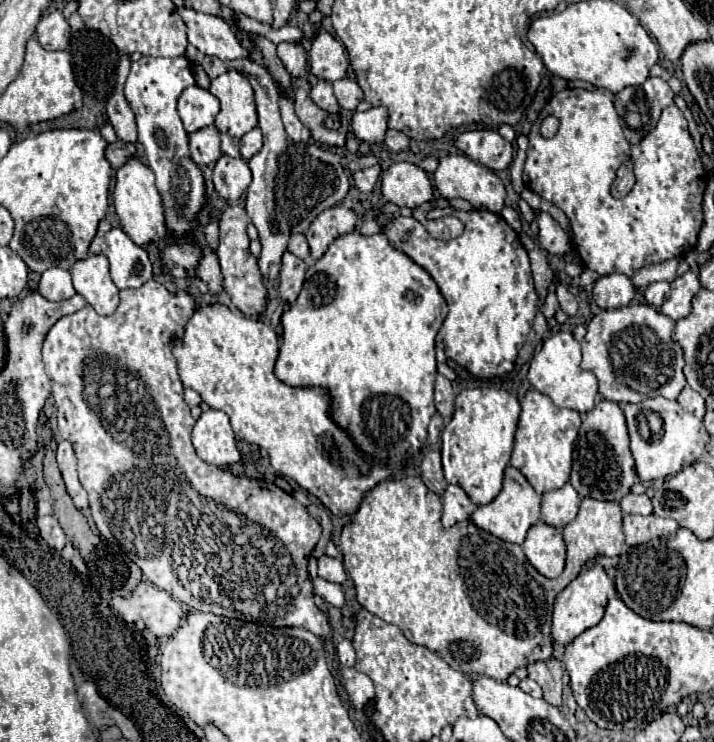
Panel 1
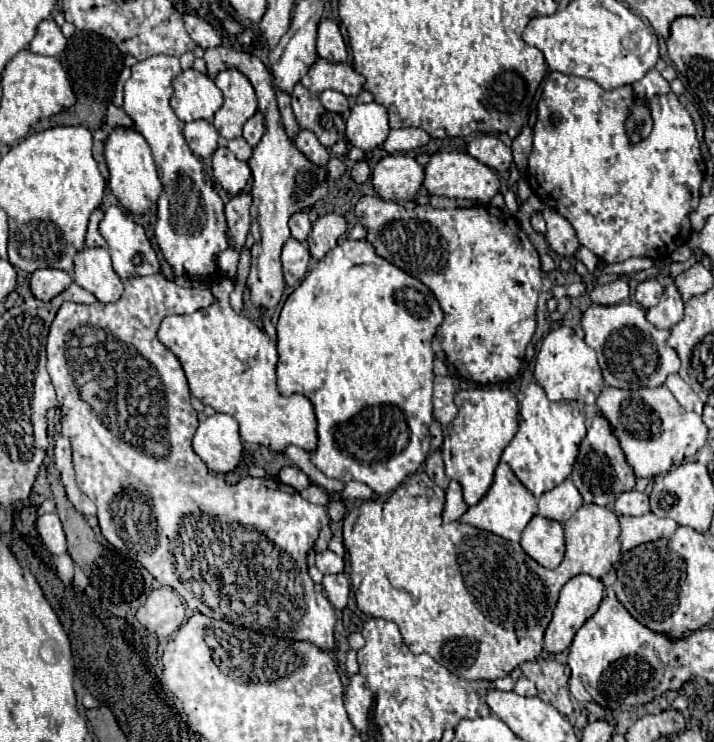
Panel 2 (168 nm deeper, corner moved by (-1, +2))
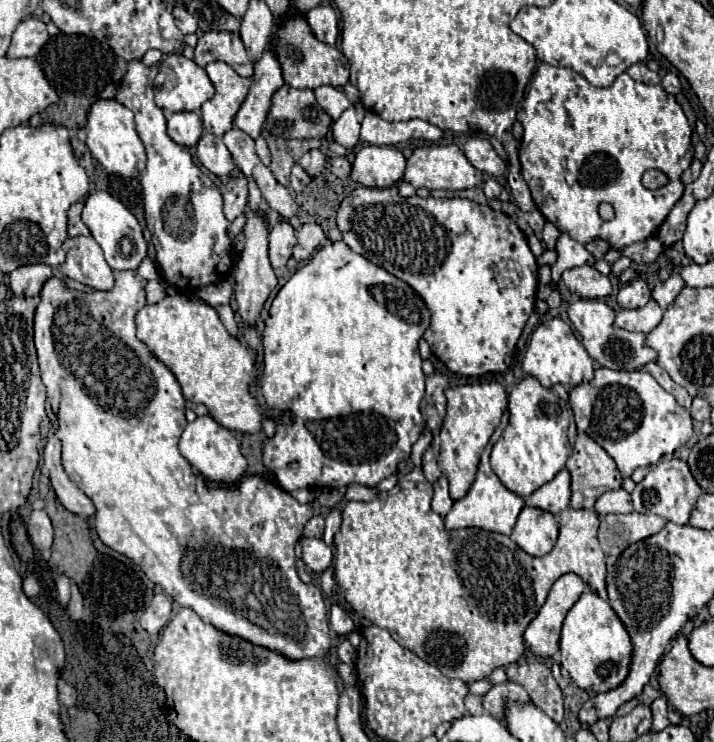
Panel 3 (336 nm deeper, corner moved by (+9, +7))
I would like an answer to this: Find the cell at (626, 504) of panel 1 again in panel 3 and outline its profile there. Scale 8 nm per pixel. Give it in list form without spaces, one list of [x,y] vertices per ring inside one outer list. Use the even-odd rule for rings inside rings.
[[[623,488],[605,492],[605,494],[597,500],[595,510],[597,510],[599,516],[607,516],[607,514],[611,514],[611,512],[615,512],[615,514],[619,514],[619,512],[633,512],[631,494],[625,492]]]

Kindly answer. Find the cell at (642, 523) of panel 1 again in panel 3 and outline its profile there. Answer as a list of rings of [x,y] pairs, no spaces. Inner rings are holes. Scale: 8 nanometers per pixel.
[[[607,514],[601,518],[599,542],[605,554],[619,556],[627,546],[657,534],[665,526],[665,520],[655,514]]]

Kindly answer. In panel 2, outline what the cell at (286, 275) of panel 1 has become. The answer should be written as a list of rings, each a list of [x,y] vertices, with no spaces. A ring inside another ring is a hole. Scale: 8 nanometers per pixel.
[[[289,237],[285,241],[283,253],[281,253],[281,263],[283,263],[283,275],[285,275],[287,285],[297,285],[305,277],[309,259],[311,259],[309,251],[303,243],[299,243],[293,237]]]

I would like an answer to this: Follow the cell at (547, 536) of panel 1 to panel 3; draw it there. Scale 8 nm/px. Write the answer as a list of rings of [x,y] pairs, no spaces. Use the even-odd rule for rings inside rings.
[[[525,506],[517,518],[511,540],[531,556],[545,556],[553,550],[559,526],[551,512]]]

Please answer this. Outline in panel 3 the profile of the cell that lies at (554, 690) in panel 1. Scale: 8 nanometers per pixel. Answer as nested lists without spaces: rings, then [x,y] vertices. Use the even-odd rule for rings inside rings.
[[[541,662],[509,664],[507,678],[521,684],[529,692],[531,702],[539,706],[549,718],[553,718],[555,722],[563,720],[563,696],[551,670],[545,664]]]

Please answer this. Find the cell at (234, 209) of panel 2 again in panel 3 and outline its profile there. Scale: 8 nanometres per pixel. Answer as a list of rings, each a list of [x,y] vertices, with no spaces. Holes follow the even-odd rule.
[[[231,178],[223,190],[223,214],[229,222],[241,216],[247,208],[247,180],[245,178]]]

